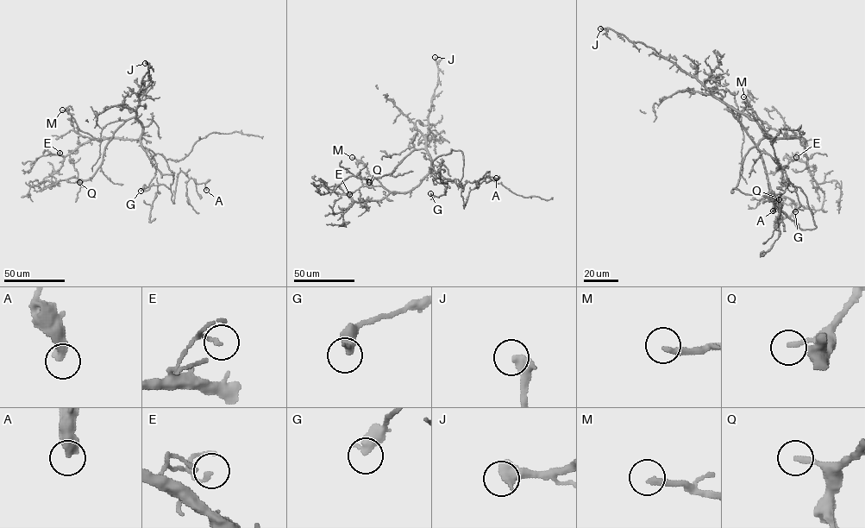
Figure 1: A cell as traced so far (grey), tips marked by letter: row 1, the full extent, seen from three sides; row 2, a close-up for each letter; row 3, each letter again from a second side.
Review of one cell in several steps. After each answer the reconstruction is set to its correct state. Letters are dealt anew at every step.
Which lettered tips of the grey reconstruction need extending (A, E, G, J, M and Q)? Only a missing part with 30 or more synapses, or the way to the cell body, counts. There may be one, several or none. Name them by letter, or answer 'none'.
J, M, Q

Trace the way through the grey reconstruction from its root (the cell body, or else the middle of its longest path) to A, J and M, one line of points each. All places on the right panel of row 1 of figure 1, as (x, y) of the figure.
A: (754, 147), (733, 189), (778, 202), (800, 229), (816, 227), (806, 196), (789, 183), (768, 201), (773, 210)
J: (754, 147), (764, 135), (757, 122), (720, 101), (694, 77), (650, 47), (629, 40), (611, 29), (600, 28)
M: (754, 147), (765, 137), (793, 136), (786, 138), (760, 120), (743, 97)

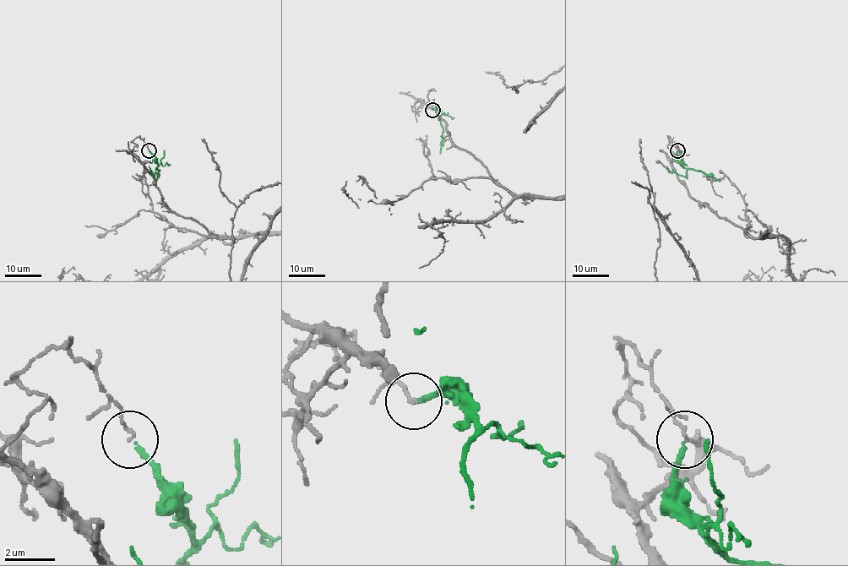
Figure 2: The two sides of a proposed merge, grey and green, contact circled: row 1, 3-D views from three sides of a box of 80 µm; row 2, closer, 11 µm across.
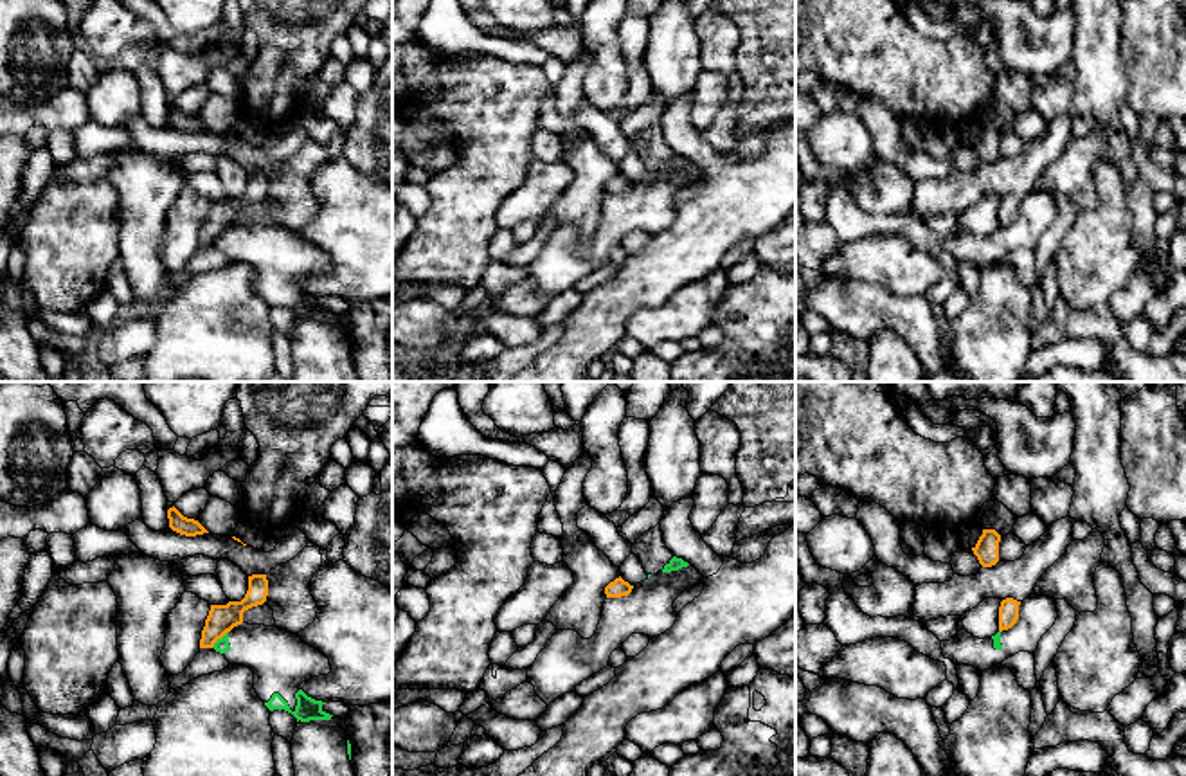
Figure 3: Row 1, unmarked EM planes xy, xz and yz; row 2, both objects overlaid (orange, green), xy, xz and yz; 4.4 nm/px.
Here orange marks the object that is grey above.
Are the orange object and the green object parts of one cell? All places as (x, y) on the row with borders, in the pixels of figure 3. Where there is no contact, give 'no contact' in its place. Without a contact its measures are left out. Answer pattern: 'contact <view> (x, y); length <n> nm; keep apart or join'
contact xy (218, 638); length 110 nm; keep apart

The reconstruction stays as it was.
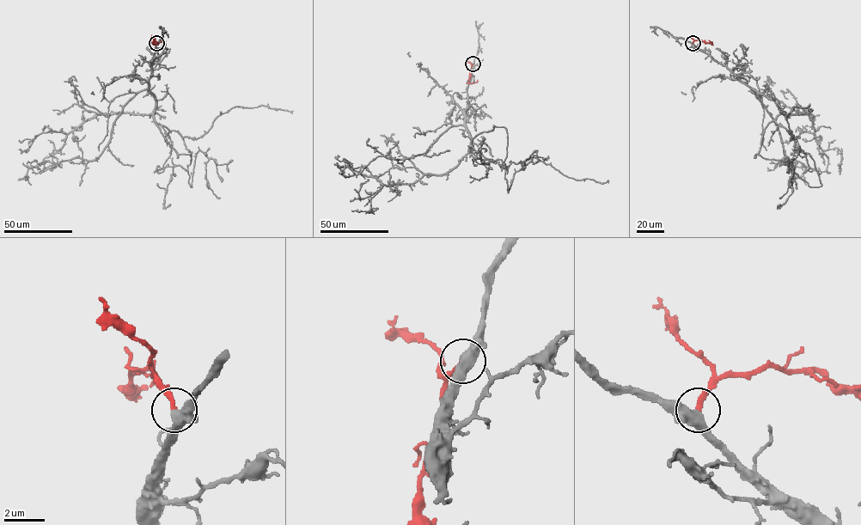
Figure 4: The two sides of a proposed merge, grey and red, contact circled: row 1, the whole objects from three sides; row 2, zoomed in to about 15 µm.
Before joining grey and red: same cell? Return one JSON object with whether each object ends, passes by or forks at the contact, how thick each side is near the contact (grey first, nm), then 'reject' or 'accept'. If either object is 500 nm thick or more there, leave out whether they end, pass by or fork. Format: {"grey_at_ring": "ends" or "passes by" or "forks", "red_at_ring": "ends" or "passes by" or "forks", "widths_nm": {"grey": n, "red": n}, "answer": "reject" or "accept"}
{"grey_at_ring": "passes by", "red_at_ring": "ends", "widths_nm": {"grey": 440, "red": 240}, "answer": "accept"}

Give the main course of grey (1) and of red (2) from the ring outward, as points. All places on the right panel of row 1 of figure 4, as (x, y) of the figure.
1: (693, 43), (780, 110), (755, 155), (820, 186), (813, 159), (800, 150), (779, 198)
2: (693, 43), (699, 39), (712, 45), (709, 40)

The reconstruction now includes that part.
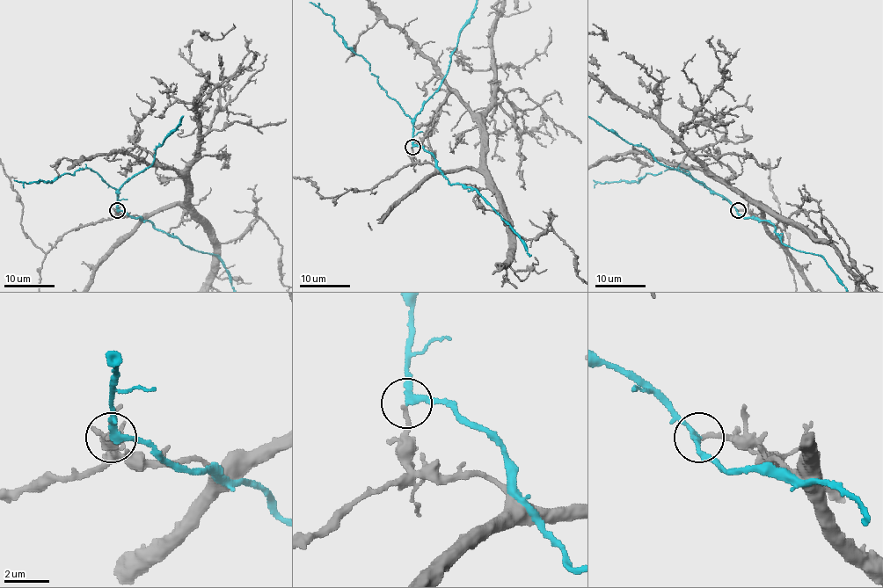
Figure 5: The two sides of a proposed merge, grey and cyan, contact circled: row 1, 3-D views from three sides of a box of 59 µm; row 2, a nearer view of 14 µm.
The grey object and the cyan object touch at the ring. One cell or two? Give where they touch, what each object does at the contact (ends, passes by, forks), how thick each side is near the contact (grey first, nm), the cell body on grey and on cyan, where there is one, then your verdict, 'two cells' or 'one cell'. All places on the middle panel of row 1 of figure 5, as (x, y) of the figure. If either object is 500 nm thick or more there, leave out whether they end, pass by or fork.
place (412, 147); grey ends; cyan passes by; calibres 220 and 220 nm; soma grey none; soma cyan none; two cells

